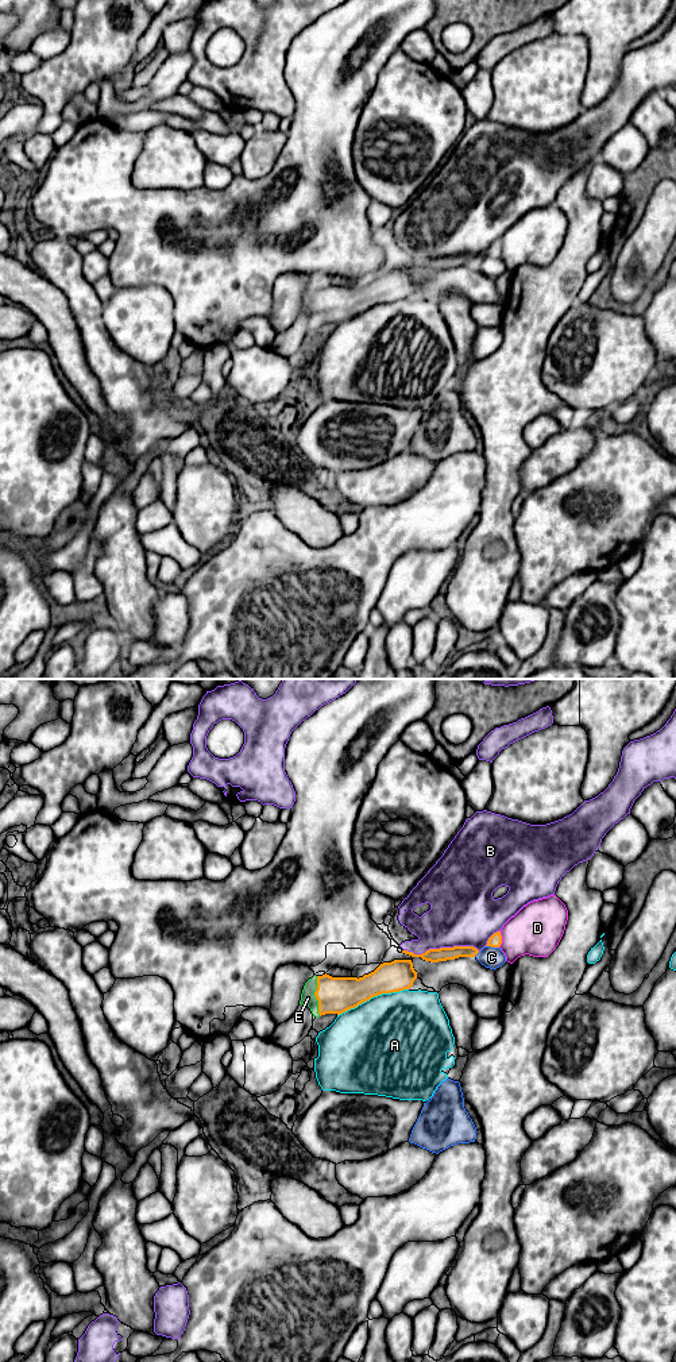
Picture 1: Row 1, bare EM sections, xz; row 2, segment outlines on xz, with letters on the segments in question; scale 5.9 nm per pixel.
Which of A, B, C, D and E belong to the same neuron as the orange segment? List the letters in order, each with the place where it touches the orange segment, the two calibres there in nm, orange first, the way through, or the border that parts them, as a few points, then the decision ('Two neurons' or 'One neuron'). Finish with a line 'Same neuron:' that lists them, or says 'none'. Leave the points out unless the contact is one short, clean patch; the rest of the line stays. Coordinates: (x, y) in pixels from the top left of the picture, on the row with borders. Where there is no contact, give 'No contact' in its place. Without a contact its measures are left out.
A: Touches orange at xz (373, 996). Thickness 220 nm (orange) against 480 nm. Two neurons
B: Touches orange at xz (441, 948). Thickness 80 nm (orange) against 400 nm. Two neurons
C: Touches orange at xz (493, 946). Thickness 80 nm (orange) against 130 nm. Two neurons
D: Touches orange at xz (501, 940). Thickness 80 nm (orange) against 300 nm. Two neurons
E: Touches orange at xz (315, 995). Thickness 220 nm (orange) against 90 nm. Path across: xz (336, 995), (315, 995), (308, 998). One neuron
Same neuron: E

